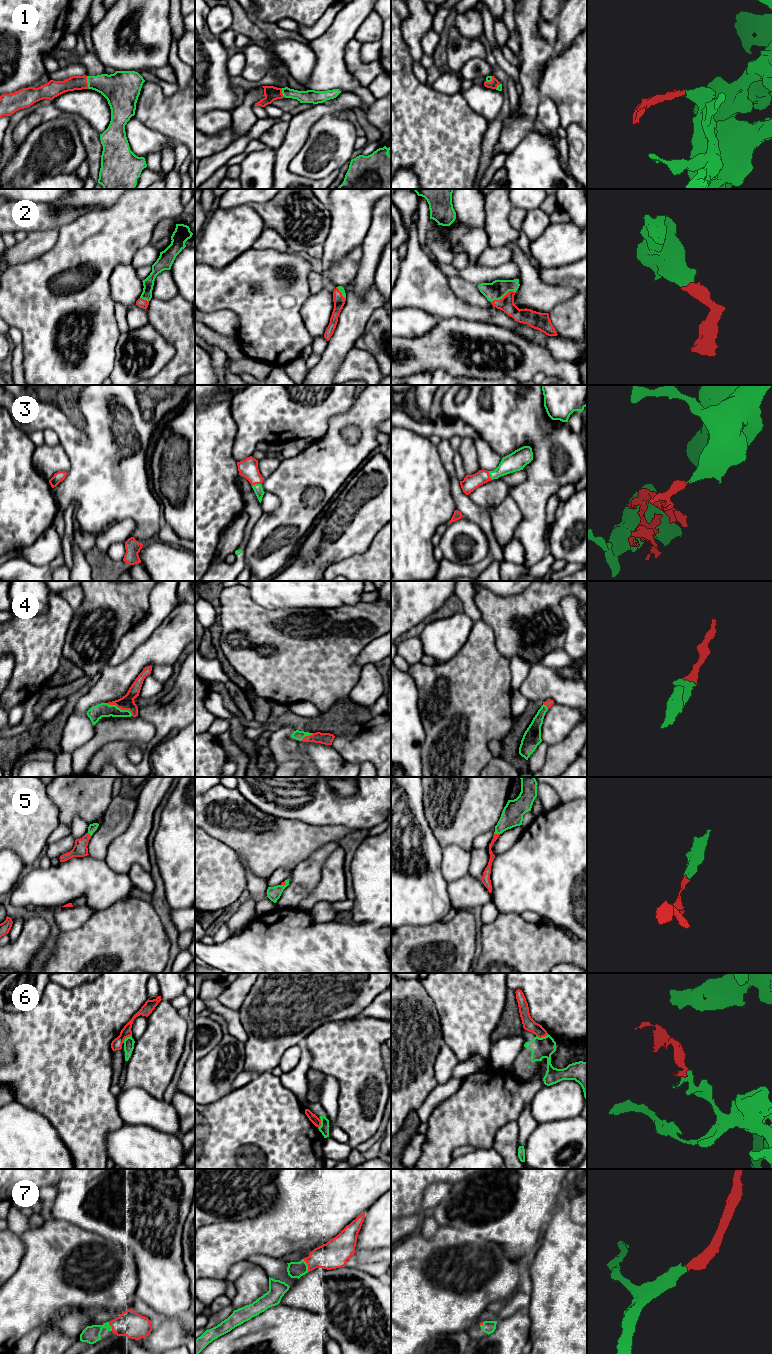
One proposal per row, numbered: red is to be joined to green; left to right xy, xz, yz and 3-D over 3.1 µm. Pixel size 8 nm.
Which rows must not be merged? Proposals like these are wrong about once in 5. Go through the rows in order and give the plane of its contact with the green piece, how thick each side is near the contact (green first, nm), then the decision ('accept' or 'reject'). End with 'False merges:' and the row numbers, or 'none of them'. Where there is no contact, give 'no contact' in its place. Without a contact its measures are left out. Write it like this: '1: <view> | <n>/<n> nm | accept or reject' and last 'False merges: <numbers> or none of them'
1: xy | 240/120 nm | accept
2: yz | 150/130 nm | accept
3: xz | 70/160 nm | accept
4: xy | 120/110 nm | accept
5: yz | 180/50 nm | accept
6: yz | 170/100 nm | reject
7: xz | 130/220 nm | accept
False merges: 6

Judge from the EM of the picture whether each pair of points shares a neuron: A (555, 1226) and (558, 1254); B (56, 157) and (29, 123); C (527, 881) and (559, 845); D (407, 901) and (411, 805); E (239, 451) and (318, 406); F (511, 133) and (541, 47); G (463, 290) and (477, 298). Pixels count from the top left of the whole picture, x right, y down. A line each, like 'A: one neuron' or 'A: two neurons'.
A: one neuron
B: two neurons
C: one neuron
D: one neuron
E: one neuron
F: one neuron
G: one neuron

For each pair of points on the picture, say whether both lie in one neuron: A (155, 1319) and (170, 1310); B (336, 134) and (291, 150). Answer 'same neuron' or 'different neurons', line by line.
A: different neurons
B: different neurons

